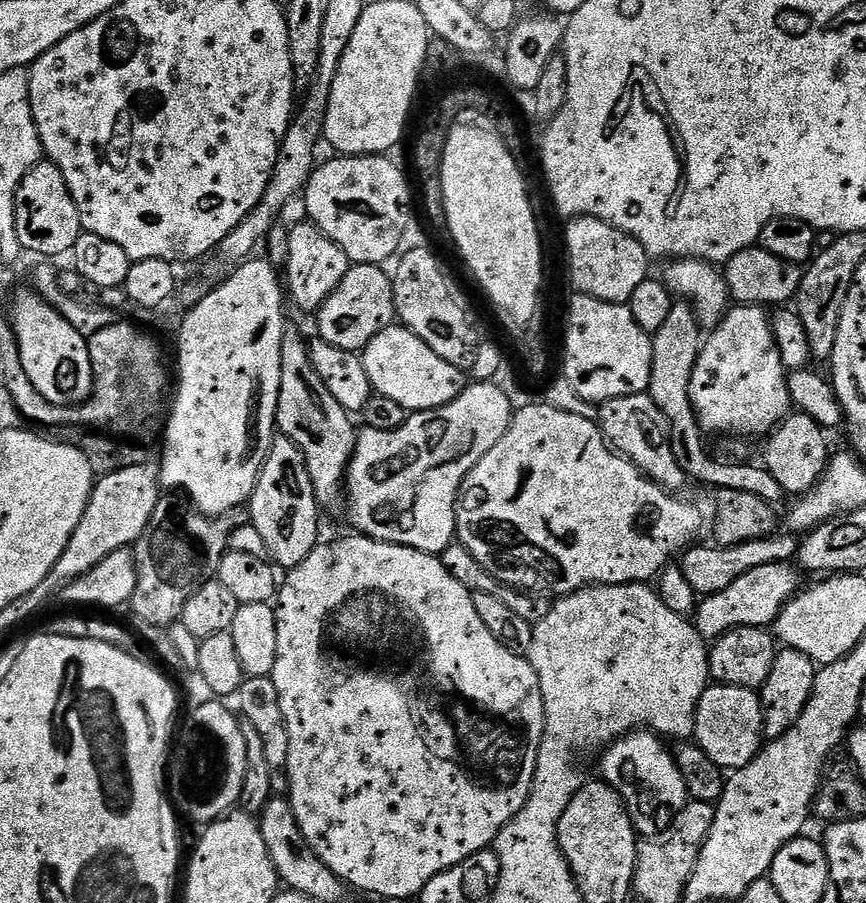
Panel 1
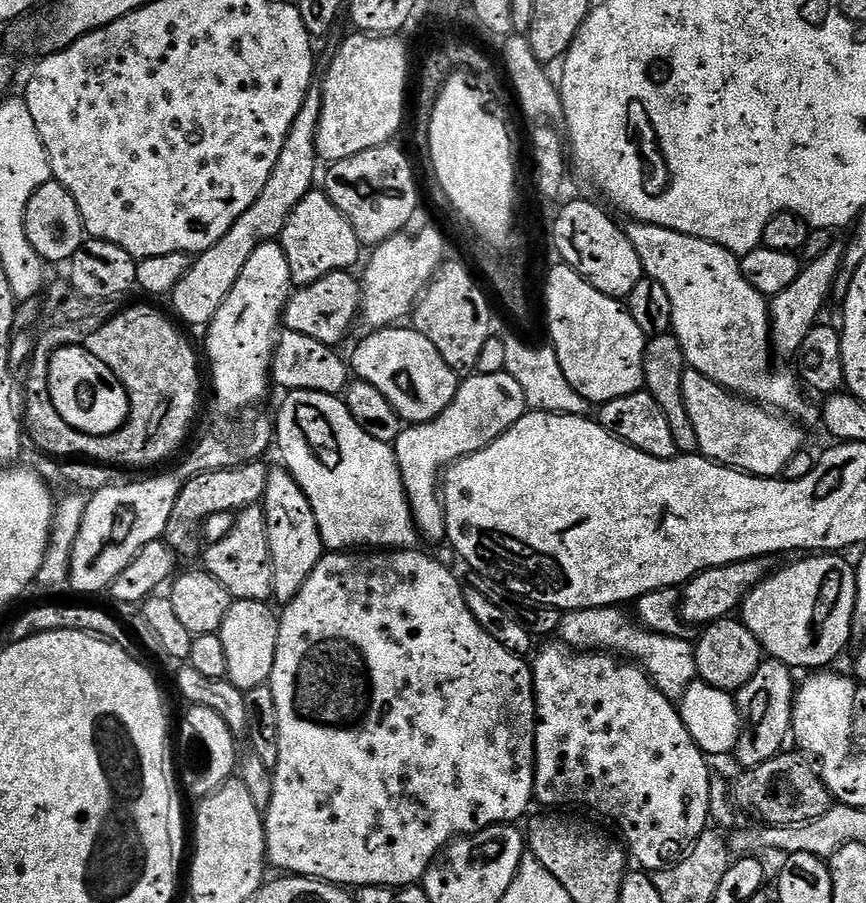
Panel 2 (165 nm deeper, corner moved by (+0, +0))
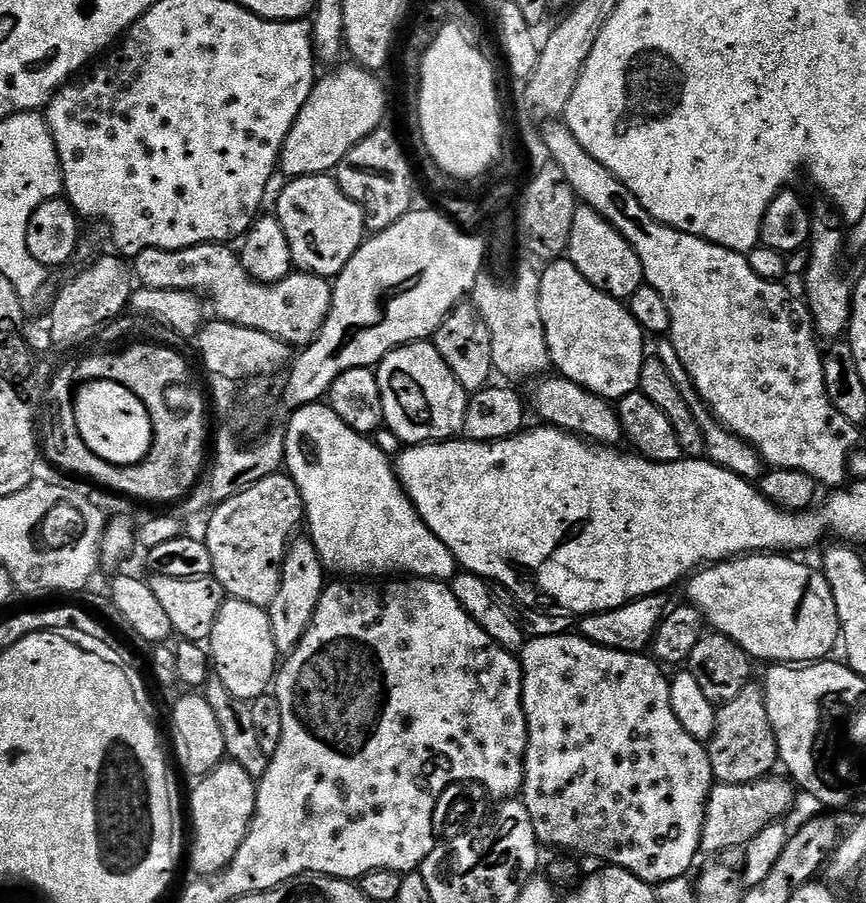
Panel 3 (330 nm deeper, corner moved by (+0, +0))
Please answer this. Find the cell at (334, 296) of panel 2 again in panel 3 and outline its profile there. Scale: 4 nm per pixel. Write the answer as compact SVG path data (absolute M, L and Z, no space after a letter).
M227 243L199 244L182 250L151 248L134 258L134 276L145 288L182 290L206 298L217 317L231 324L262 330L289 346L307 346L315 340L332 305L332 284L325 277L297 271L276 284L262 284L245 270Z

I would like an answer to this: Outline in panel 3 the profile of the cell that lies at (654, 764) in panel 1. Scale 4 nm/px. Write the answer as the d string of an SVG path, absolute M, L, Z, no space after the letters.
M565 634L563 636L538 636L529 639L525 643L522 651L519 653L520 669L524 675L524 685L520 691L520 701L524 704L524 713L526 714L526 722L528 723L528 741L526 742L526 752L524 754L524 787L522 789L522 803L526 806L526 810L530 814L530 822L534 826L534 834L541 845L552 848L565 848L568 852L581 852L584 856L593 856L594 859L600 860L605 865L614 868L625 868L634 873L638 878L642 878L650 885L658 885L666 882L670 878L678 878L679 876L688 876L691 873L692 863L696 860L696 855L701 855L700 834L704 825L704 811L708 805L708 795L714 783L712 775L712 767L710 766L710 758L708 757L707 747L701 741L696 740L690 734L686 734L686 730L682 730L682 722L678 722L678 718L674 718L674 710L671 709L671 688L669 685L669 677L664 677L665 669L651 655L641 654L639 652L619 652L613 648L603 648L594 642L590 642L584 636L579 634Z

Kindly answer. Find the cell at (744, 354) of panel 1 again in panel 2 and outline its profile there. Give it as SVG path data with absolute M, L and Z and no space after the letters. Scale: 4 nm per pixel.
M838 242L838 244L830 245L821 256L814 257L809 264L805 263L801 267L798 278L794 278L794 282L790 282L790 286L786 290L782 290L782 294L771 297L772 334L770 344L777 357L795 357L806 338L806 334L810 334L810 330L816 327L821 319L820 311L823 310L824 303L832 296L832 287L843 257L843 243Z

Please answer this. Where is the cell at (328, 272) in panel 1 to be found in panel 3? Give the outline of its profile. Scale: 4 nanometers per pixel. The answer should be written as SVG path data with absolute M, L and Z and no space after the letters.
M331 175L297 176L287 183L276 200L274 215L282 230L286 230L293 265L312 276L339 276L346 262L364 245L364 211L341 190Z

